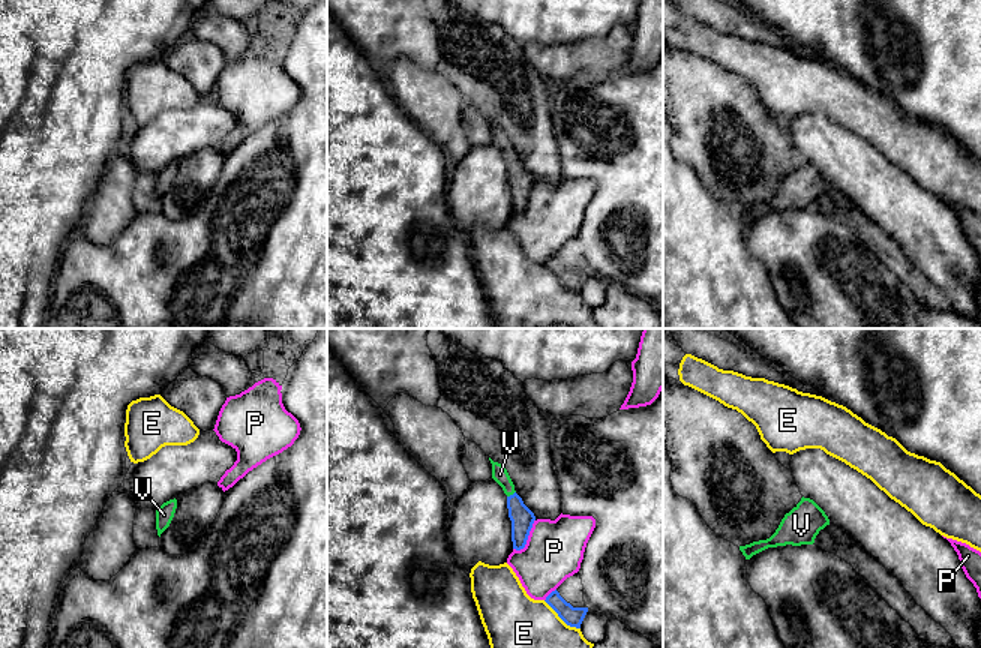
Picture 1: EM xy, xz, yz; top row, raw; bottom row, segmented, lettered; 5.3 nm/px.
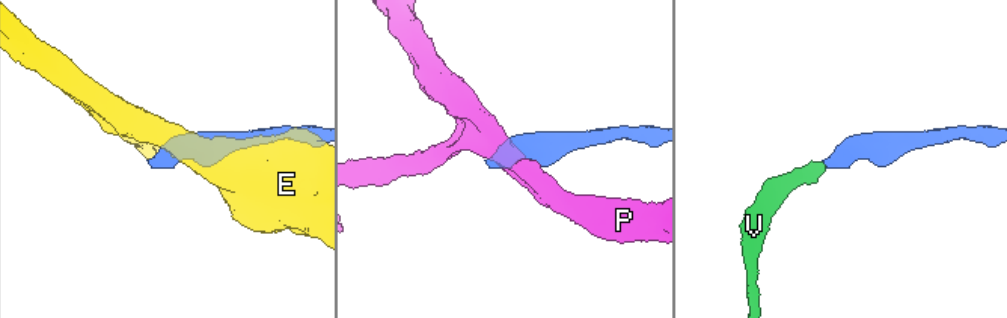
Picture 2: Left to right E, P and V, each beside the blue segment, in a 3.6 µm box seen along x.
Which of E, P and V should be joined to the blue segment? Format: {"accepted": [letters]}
{"accepted": ["V"]}

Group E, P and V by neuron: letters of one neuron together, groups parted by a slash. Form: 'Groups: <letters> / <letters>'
Groups: E / P / V

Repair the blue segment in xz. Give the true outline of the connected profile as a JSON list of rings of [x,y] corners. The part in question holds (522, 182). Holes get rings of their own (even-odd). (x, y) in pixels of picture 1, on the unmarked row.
[[[490,122],[489,124],[492,128],[492,142],[502,152],[504,158],[507,159],[513,213],[520,214],[526,208],[536,180],[516,158],[514,148],[507,134],[501,128],[494,126]]]

